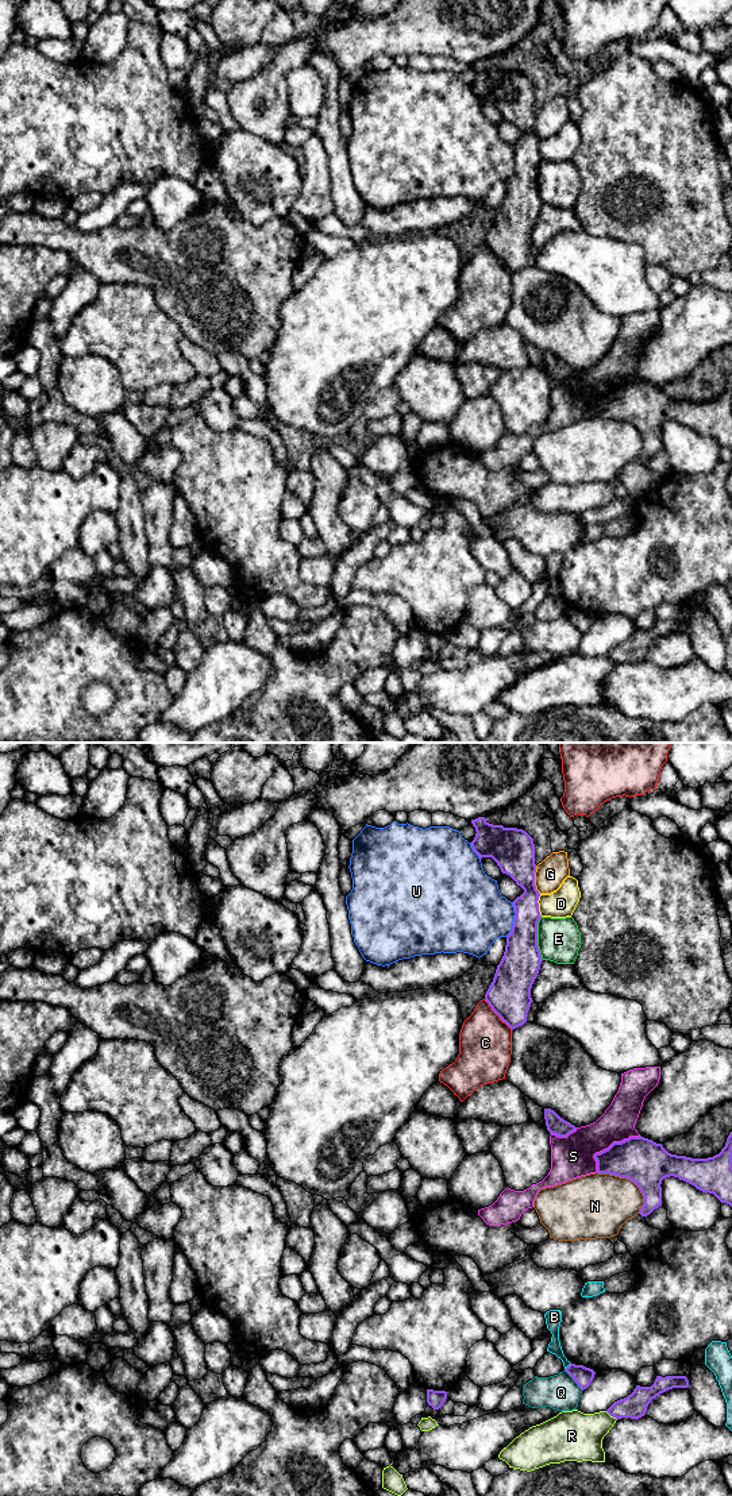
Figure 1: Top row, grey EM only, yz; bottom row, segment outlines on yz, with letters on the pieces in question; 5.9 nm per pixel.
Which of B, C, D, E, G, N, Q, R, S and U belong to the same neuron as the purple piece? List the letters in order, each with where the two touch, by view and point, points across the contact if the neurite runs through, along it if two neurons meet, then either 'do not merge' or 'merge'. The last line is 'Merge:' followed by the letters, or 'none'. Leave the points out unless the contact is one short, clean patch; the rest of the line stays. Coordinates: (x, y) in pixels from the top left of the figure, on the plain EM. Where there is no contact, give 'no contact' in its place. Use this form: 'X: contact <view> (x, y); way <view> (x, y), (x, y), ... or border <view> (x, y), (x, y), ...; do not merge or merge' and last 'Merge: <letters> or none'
B: contact yz (567, 610); border yz (570, 606), (565, 613); do not merge
C: contact yz (497, 258); do not merge
D: contact yz (538, 149); border yz (539, 138), (538, 147), (542, 159); do not merge
E: contact yz (536, 182); do not merge
G: contact yz (534, 124); border yz (535, 110), (535, 132), (539, 138); do not merge
N: contact yz (630, 423); do not merge
Q: contact yz (574, 624); do not merge
R: contact yz (611, 659); do not merge
S: contact yz (609, 390); do not merge
U: contact yz (513, 164); do not merge
Merge: none

